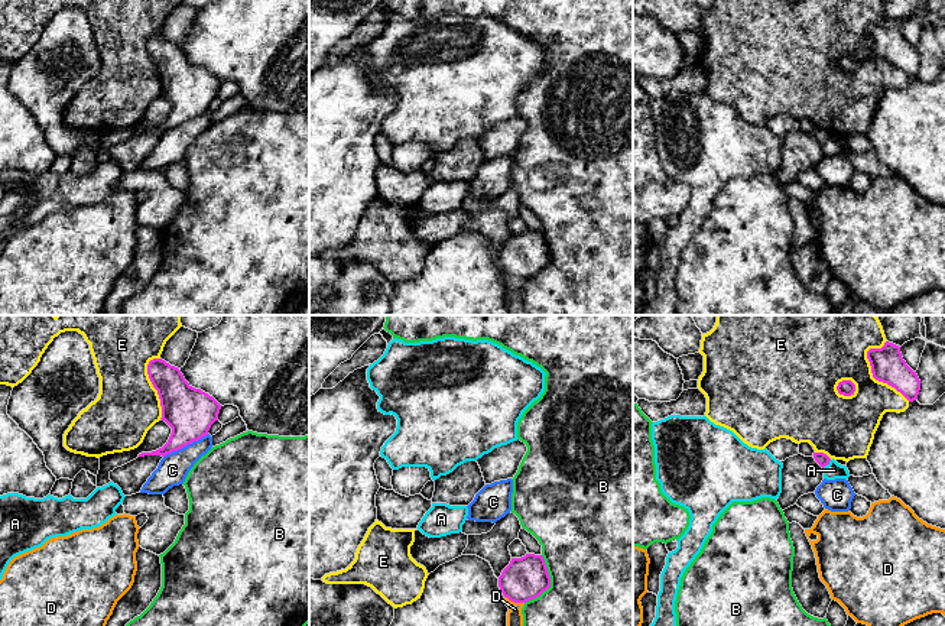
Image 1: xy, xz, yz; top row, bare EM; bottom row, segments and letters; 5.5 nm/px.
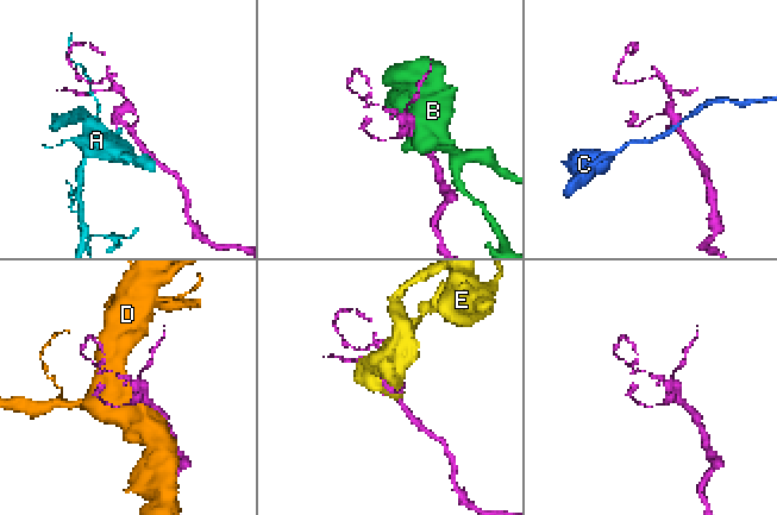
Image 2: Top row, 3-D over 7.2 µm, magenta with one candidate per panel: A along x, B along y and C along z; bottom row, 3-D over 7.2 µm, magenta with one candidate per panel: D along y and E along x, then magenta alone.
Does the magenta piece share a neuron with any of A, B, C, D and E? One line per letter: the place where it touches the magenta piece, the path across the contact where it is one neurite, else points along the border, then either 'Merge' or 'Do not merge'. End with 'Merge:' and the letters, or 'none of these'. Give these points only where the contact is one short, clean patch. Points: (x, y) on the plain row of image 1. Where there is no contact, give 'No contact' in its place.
A: Touches magenta at yz (827, 140). Boundary: yz (831, 136), (822, 145). Do not merge
B: Touches magenta at xz (549, 259). Do not merge
C: Touches magenta at xy (185, 122). Boundary: xy (208, 110), (164, 133). Do not merge
D: Touches magenta at xz (515, 278). Do not merge
E: Touches magenta at yz (877, 55). Do not merge
Merge: none of these

